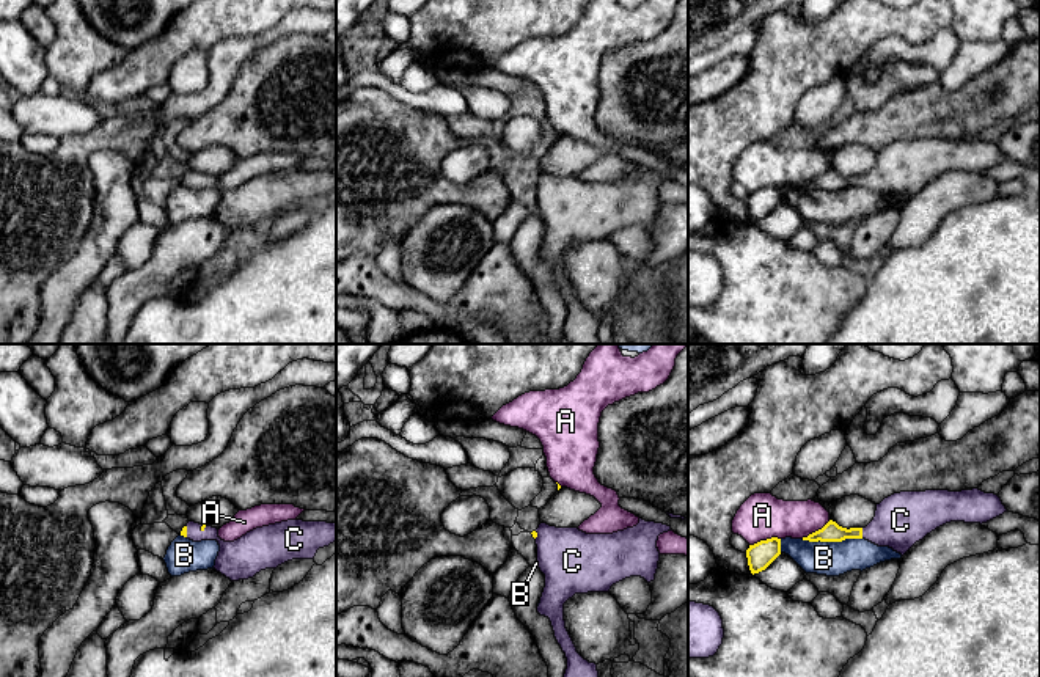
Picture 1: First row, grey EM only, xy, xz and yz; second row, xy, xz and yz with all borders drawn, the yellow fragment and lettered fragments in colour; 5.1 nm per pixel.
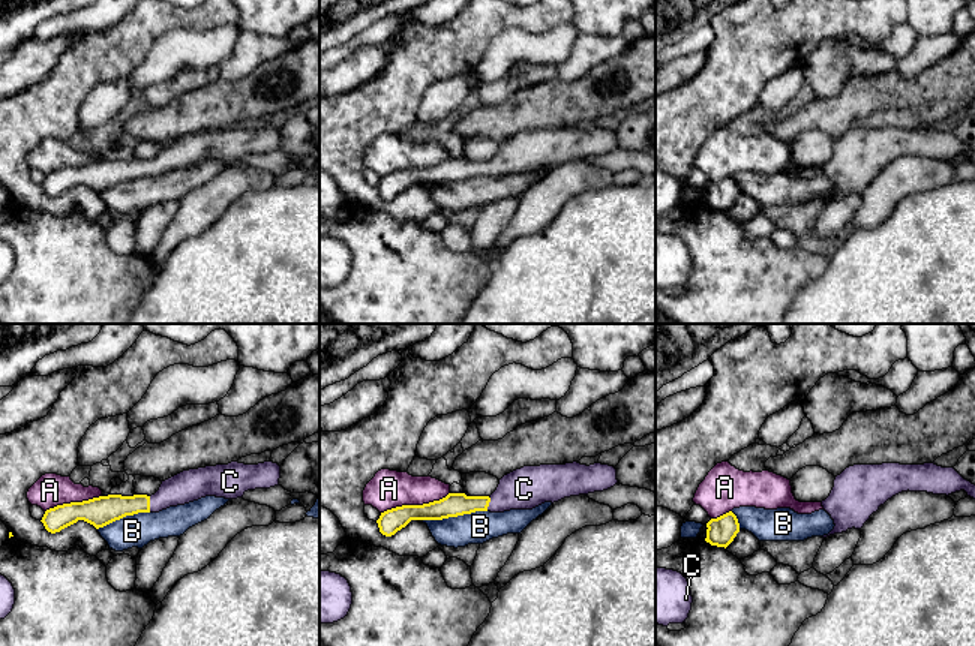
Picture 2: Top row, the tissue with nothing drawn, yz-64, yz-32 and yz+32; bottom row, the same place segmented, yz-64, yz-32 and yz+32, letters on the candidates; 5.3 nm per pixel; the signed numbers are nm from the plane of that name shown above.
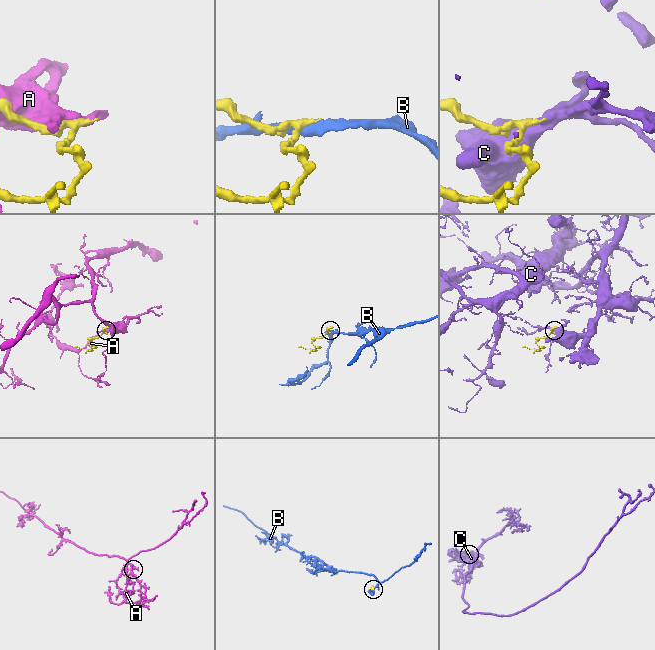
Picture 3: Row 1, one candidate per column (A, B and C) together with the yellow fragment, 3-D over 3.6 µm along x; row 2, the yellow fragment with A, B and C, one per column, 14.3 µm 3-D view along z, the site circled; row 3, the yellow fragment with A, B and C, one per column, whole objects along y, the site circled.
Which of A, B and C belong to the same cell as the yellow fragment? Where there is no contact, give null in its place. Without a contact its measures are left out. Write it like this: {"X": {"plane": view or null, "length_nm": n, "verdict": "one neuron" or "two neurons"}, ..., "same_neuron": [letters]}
{"A": {"plane": "yz", "length_nm": 170, "verdict": "two neurons"}, "B": {"plane": "yz", "length_nm": 320, "verdict": "two neurons"}, "C": {"plane": "yz", "length_nm": 60, "verdict": "one neuron"}, "same_neuron": ["C"]}

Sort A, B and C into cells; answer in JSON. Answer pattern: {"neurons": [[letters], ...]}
{"neurons": [["A"], ["B"], ["C"]]}

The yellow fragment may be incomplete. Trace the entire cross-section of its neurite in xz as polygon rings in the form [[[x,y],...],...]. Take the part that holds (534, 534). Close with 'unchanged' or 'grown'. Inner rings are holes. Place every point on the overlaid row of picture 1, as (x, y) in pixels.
[[[639,518],[633,528],[613,534],[586,534],[578,528],[556,528],[540,523],[533,537],[537,545],[537,567],[545,575],[545,587],[537,613],[550,619],[555,638],[567,658],[564,677],[599,677],[597,664],[584,660],[566,628],[564,603],[575,594],[610,592],[611,586],[630,578],[641,576],[647,583],[655,580],[660,551],[658,536],[672,531],[671,526]]]; grown

